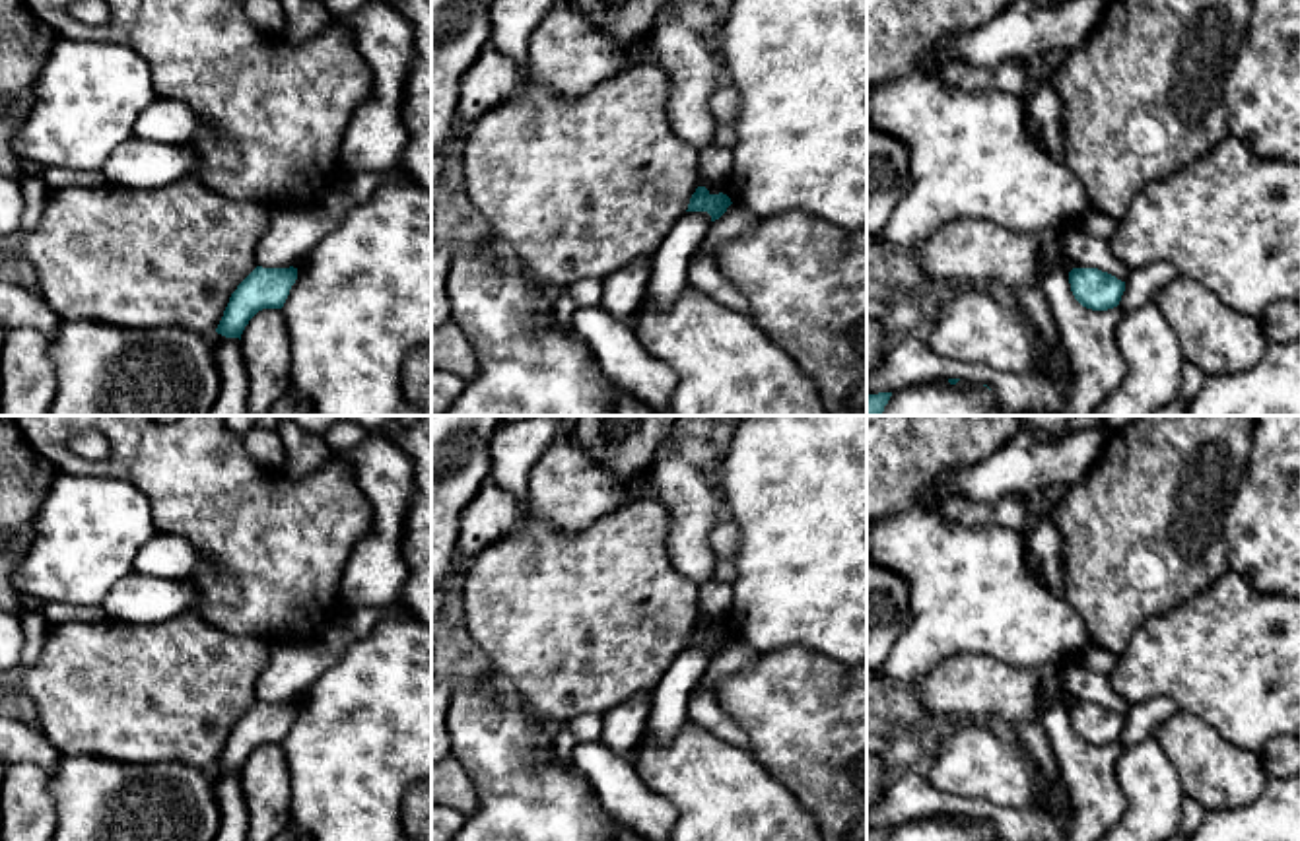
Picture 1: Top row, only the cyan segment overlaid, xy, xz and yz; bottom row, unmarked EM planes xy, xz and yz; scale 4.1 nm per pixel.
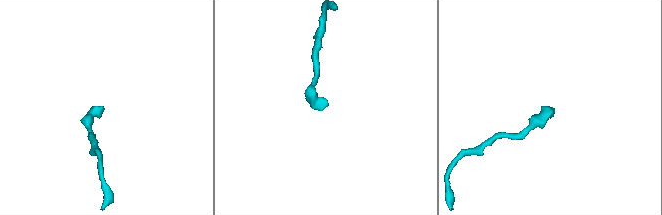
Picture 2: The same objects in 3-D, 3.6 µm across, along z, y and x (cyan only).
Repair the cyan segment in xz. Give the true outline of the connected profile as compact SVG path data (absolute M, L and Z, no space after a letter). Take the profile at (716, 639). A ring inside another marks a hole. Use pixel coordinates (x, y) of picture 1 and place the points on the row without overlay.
M641 493L579 532L527 519L470 557L459 575L466 614L462 647L484 653L490 672L554 726L653 691L686 647L719 655L733 637L703 622L700 587L668 559L668 530L667 507Z

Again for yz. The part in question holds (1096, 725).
M1073 703L1069 719L1075 734L1092 746L1117 742L1125 726L1125 717L1098 703Z

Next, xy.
M185 612L157 623L68 622L51 627L41 656L14 678L49 742L62 756L91 756L122 763L181 761L190 767L239 773L262 744L282 744L297 703L255 697L272 645L229 635Z

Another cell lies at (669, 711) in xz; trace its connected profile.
M686 647L667 668L653 688L653 707L643 736L665 742L674 736L688 719L688 699L701 680L711 651L707 647Z

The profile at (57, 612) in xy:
M45 602L41 606L51 627L68 623L68 622L101 622L105 612L101 608L74 606L68 602Z

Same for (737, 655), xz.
M731 639L719 655L711 656L701 680L694 690L705 688L715 693L721 680L750 666L758 656L760 653L756 649Z

